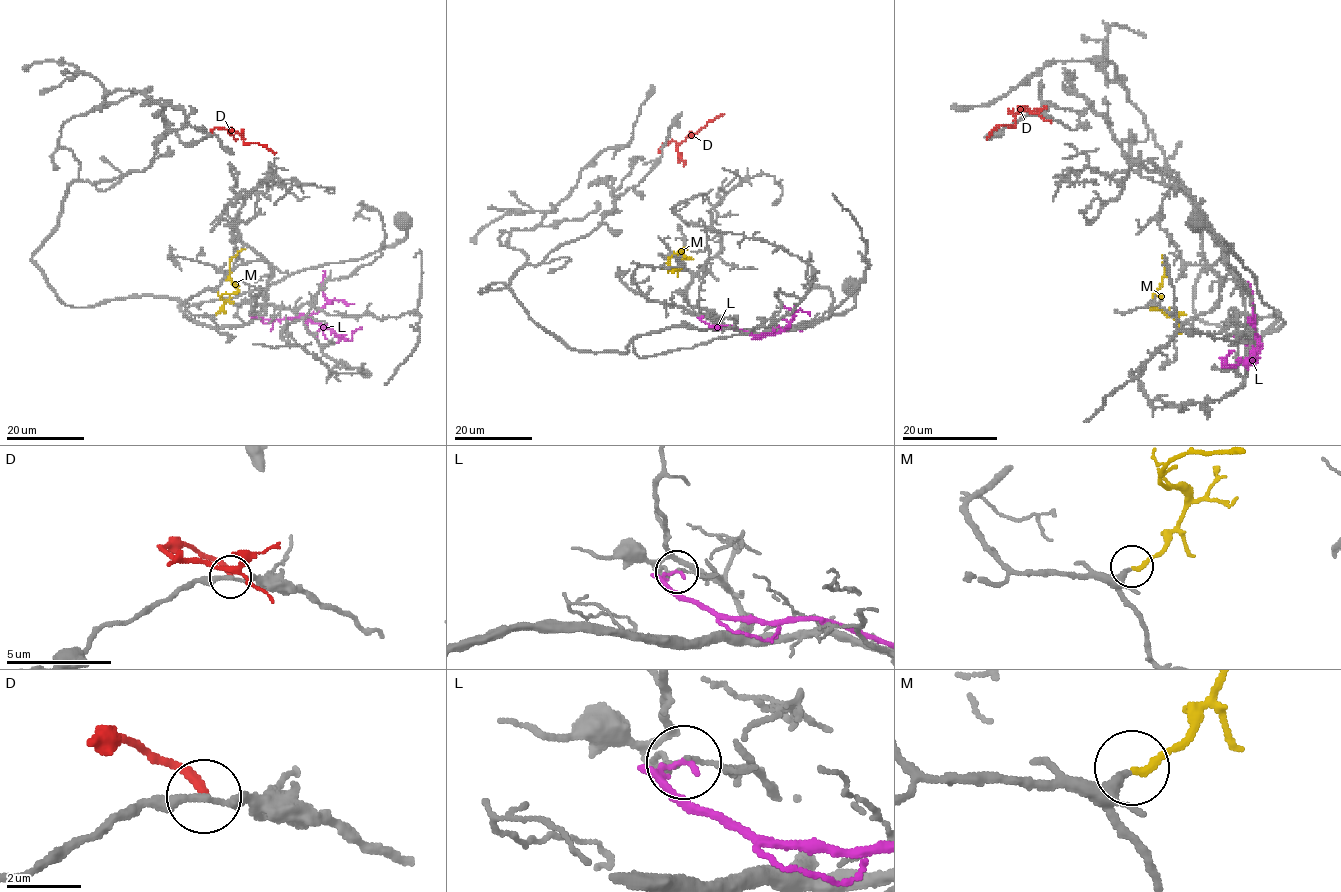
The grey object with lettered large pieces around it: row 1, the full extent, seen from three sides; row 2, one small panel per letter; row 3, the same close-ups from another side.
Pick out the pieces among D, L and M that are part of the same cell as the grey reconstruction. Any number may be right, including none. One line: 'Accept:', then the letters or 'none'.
Accept: M

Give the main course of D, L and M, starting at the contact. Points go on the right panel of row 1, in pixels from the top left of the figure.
D: (1035, 114), (1020, 107), (1023, 110), (1013, 115), (1016, 123), (1012, 127), (1000, 124), (987, 137)
L: (1235, 334), (1246, 341), (1254, 336), (1260, 344), (1252, 355), (1228, 367), (1224, 359), (1233, 351)
M: (1176, 335), (1178, 321), (1160, 309), (1150, 307), (1166, 269), (1164, 256)

